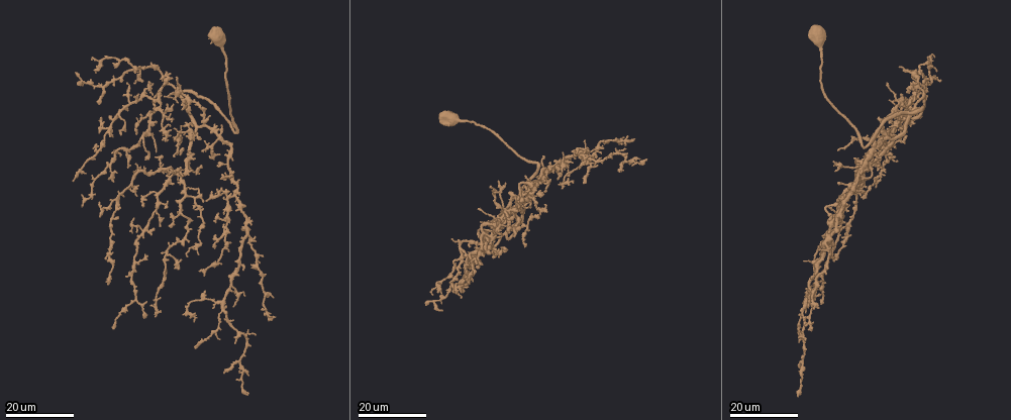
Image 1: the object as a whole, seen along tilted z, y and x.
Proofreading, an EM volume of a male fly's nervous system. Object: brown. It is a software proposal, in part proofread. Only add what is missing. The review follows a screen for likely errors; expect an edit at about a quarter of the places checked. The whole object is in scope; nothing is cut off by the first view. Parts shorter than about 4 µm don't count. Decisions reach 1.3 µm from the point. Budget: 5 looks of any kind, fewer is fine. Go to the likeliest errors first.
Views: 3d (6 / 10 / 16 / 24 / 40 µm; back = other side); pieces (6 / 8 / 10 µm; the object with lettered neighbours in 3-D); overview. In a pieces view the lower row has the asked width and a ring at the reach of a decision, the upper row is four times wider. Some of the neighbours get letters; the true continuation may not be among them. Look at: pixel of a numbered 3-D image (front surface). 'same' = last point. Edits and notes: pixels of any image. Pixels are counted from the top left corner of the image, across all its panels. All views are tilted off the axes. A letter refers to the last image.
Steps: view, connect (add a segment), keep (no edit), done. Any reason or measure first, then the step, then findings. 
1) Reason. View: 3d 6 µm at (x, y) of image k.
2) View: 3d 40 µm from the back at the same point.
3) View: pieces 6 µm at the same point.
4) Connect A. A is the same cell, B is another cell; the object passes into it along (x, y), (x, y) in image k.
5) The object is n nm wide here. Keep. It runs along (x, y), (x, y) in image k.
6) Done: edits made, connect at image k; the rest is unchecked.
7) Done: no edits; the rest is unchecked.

Branch stops here. View: 3d 16 µm at (853, 171) of image 1.

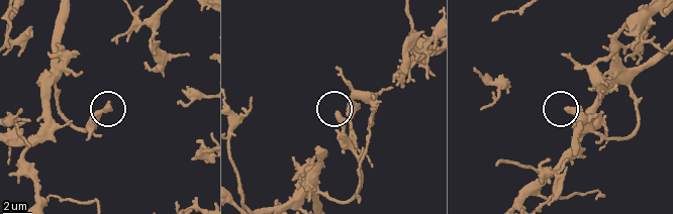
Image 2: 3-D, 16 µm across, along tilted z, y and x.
See the neighbours. View: pieces 6 µm at (337, 113) of image 2.

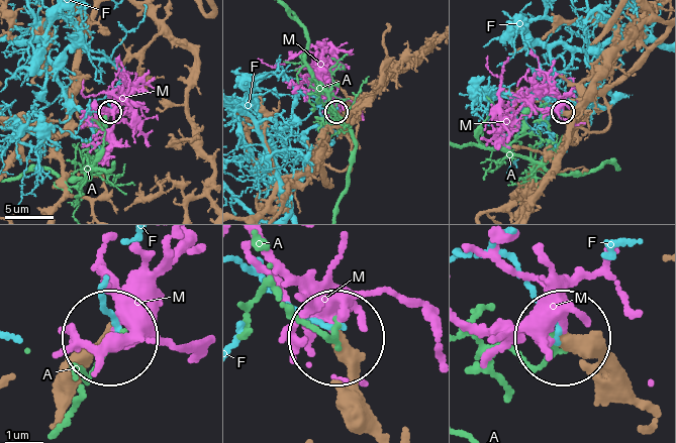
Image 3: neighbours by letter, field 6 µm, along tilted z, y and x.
The object is 380 nm wide here. Keep. A, F and M are other cells; it runs along (657, 45), (606, 92), (603, 130), (586, 131), (563, 112) in image 3; none of them fits.

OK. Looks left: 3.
Free end. View: 3d 16 µm at (893, 154) of image 1.

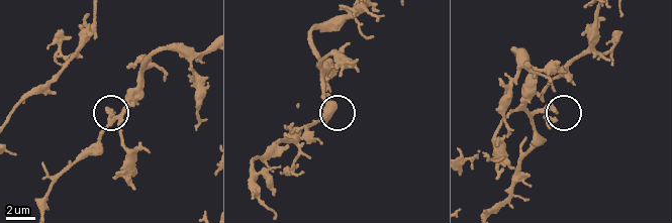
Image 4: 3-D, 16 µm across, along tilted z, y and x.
What lies round it. View: pieces 8 µm at (556, 113) of image 4.

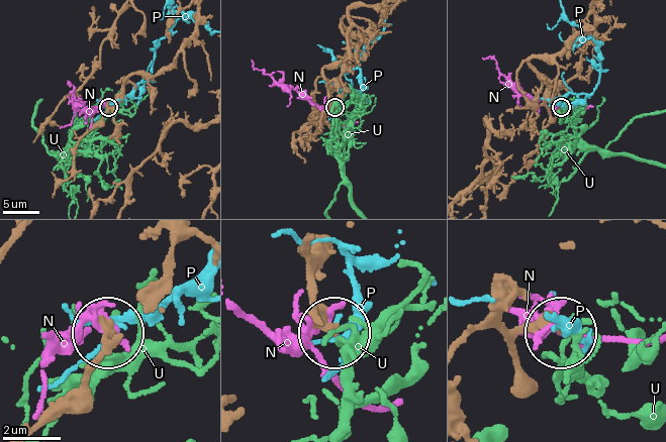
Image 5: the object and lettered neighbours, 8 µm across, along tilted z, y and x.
Keep. N, P and U are other cells; none of them fits.

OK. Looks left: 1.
Done: no edits; the rest is unchecked.

